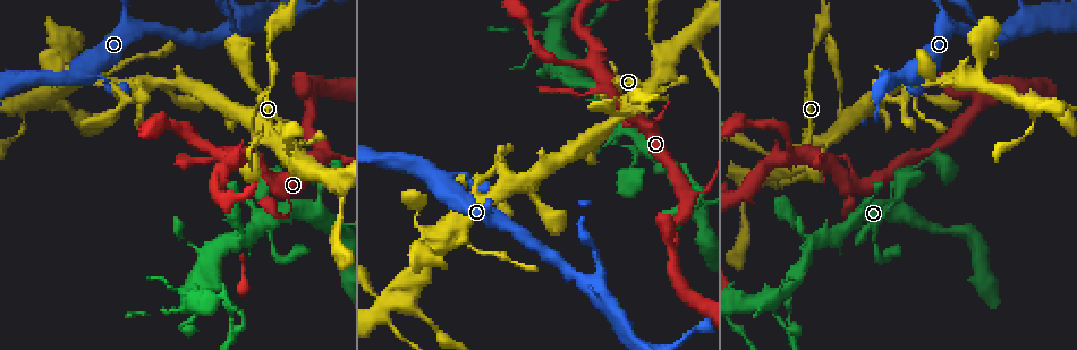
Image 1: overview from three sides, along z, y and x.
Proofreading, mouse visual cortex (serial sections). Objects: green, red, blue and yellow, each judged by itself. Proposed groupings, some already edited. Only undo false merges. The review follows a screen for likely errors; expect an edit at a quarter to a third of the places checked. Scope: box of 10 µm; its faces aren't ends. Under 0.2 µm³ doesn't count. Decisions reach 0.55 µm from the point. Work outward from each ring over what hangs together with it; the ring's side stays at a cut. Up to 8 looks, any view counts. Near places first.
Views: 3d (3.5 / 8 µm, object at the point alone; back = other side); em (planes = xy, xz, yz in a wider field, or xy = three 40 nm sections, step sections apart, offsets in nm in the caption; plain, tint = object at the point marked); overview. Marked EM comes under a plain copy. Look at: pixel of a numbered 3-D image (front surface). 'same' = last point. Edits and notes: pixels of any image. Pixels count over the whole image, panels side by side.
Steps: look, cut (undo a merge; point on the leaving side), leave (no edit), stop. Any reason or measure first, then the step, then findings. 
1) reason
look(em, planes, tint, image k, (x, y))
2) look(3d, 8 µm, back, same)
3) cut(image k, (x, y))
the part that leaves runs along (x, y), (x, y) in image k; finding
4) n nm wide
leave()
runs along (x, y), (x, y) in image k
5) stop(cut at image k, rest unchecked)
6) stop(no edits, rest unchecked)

sudden change in width
look(3d, 3.5 µm, image 1, (790, 157))

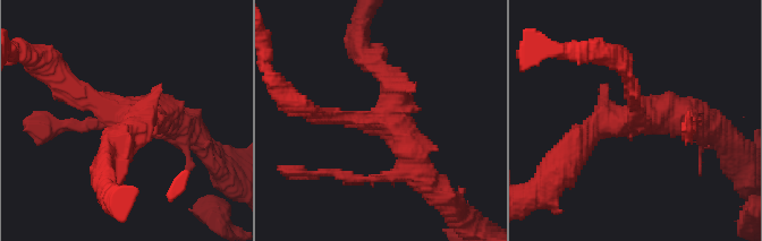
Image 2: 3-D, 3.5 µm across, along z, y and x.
look(em, xy, step 1, tint, image 2, (386, 119))

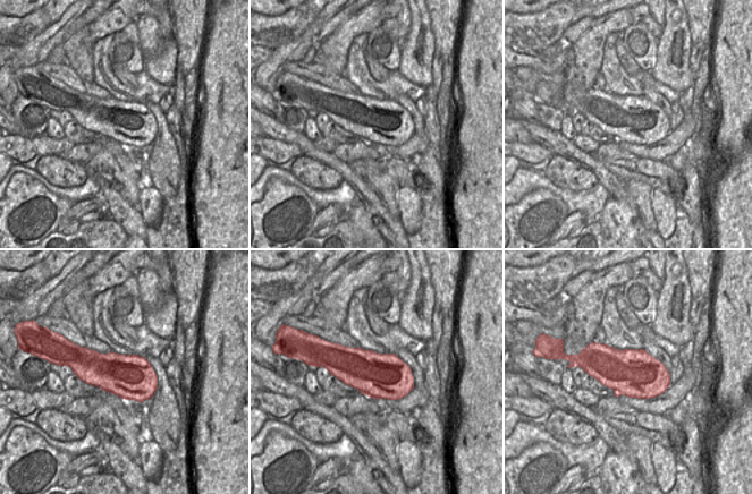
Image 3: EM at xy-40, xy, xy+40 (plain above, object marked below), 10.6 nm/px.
leave()
runs along (426, 181), (374, 62) in image 2; continuous, no second cell

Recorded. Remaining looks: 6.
look(3d, 3.5 µm, image 1, (789, 300))

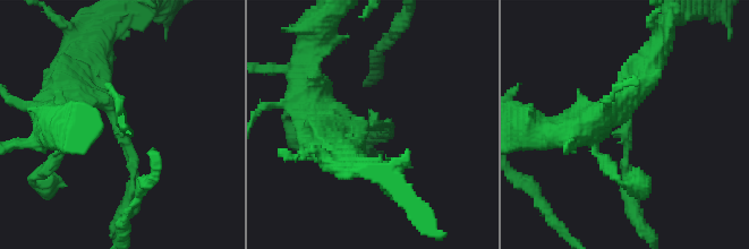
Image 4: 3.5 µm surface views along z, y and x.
arms of 100, 450 nm; now the EM
look(em, xy, step 2, tint, image 4, (628, 124))

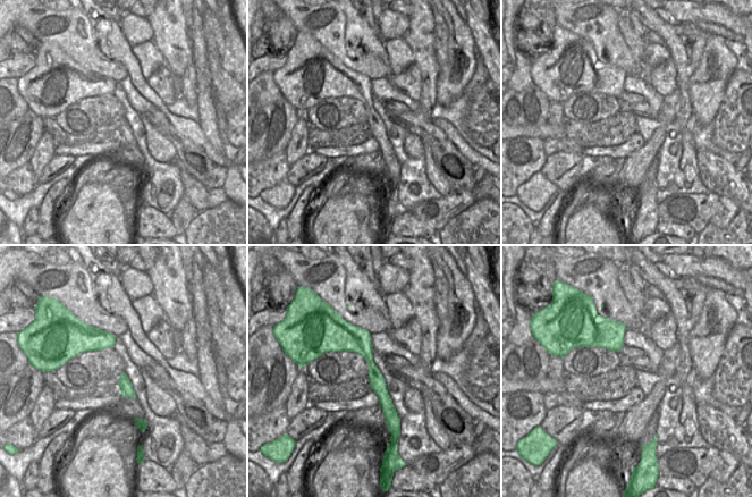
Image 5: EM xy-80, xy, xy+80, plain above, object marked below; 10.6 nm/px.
look(em, xy, step 3, tint, same)

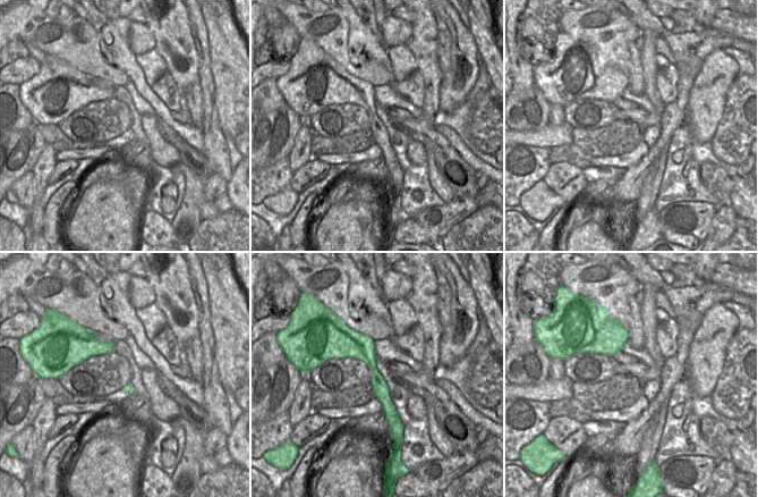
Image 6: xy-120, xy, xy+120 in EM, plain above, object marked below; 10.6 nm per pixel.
leave()
runs along (357, 335), (395, 424) in image 6; all the same cell

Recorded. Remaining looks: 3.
four-way junction
look(3d, 3.5 µm, image 1, (586, 284))

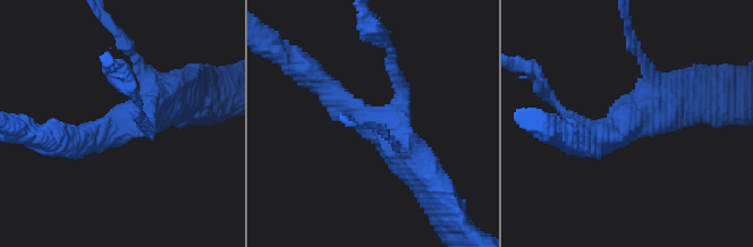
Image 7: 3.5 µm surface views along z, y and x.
4 arms; arms of 200, 300, 350, 500 nm; need the tissue
look(em, xy, step 5, tint, image 7, (122, 123))

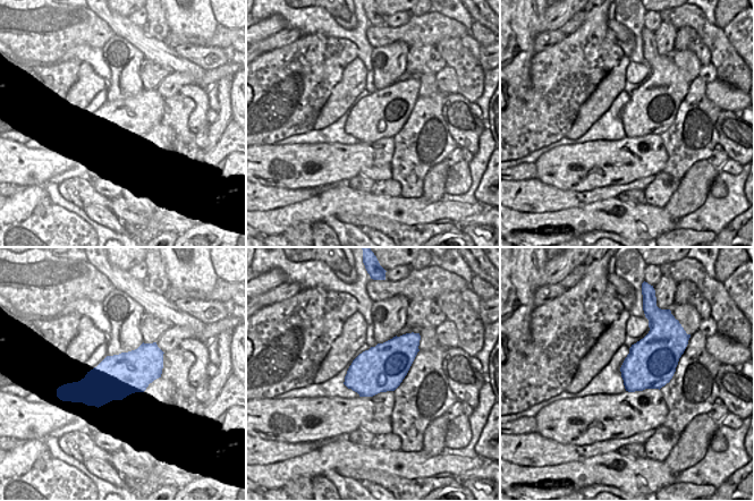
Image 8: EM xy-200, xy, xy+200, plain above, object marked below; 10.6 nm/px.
leave()
runs along (315, 78), (386, 130), (424, 175) in image 7; continuous, no second cell

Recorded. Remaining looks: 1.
stop(no edits, rest unchecked)

